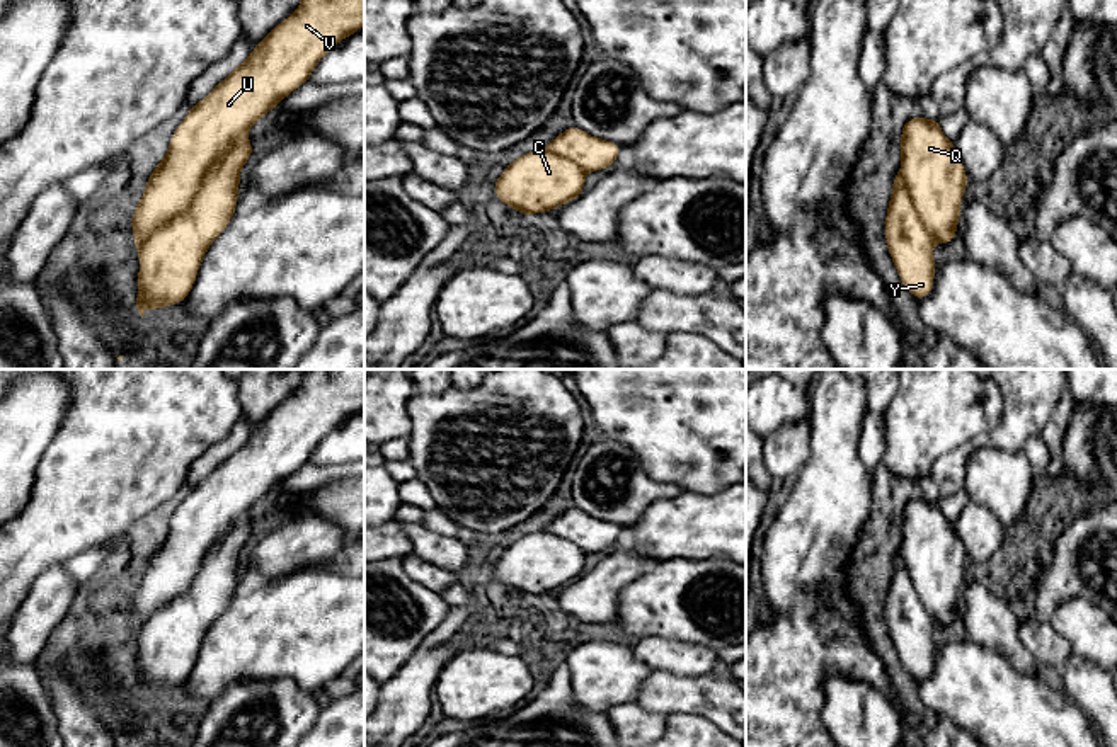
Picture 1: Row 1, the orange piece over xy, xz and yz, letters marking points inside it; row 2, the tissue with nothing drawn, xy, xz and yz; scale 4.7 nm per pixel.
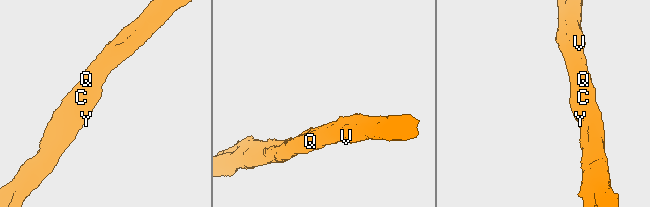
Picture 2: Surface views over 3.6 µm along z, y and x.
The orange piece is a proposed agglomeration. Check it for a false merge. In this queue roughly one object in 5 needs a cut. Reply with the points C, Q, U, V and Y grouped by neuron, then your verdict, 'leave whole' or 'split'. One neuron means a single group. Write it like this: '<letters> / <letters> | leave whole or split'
C Q U V Y | leave whole

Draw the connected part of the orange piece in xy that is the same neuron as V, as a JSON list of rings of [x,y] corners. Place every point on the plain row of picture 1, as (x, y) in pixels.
[[[305,369],[298,390],[272,408],[242,446],[235,448],[225,461],[189,490],[169,522],[167,536],[150,555],[140,585],[135,589],[131,599],[140,642],[138,679],[131,687],[138,691],[141,699],[146,689],[162,691],[189,677],[209,626],[235,597],[240,551],[254,533],[247,512],[262,497],[274,492],[283,480],[308,463],[318,442],[342,420],[351,419],[361,407],[364,407],[364,369]]]

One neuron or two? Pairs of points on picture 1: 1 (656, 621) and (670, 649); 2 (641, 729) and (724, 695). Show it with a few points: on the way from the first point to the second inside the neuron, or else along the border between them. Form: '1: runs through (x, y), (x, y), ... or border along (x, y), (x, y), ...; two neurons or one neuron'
1: border along (632, 642), (642, 637), (668, 637), (704, 645); two neurons
2: border along (634, 700), (646, 710), (664, 717); two neurons

